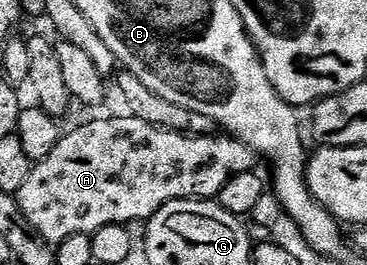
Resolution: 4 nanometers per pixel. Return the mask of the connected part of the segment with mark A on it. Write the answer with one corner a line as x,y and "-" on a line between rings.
130,114
122,115
115,116
112,120
91,120
88,124
73,129
68,136
67,133
60,135
57,146
53,146
53,154
49,154
49,158
38,161
32,167
29,179
25,181
25,186
21,186
21,190
17,194
21,210
25,214
25,218
29,218
29,222
33,222
33,226
41,233
41,238
45,238
49,243
58,246
65,238
73,238
73,234
78,232
90,234
101,230
101,226
109,226
110,224
128,225
136,222
146,222
157,214
157,210
161,210
161,206
165,206
174,200
209,200
218,197
221,186
225,186
225,182
229,182
229,178
233,178
237,174
245,174
256,167
256,153
252,152
251,147
247,144
243,144
230,134
182,136
164,128
149,126
149,122
141,122

